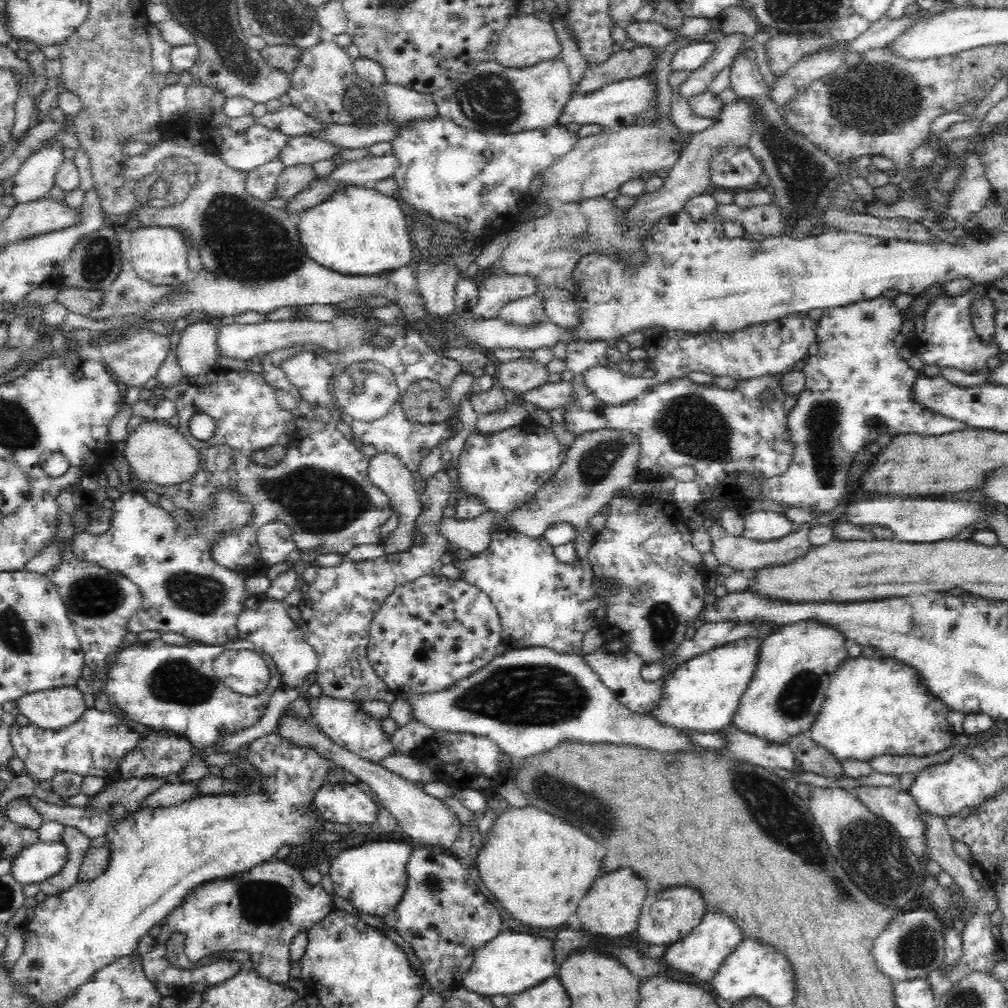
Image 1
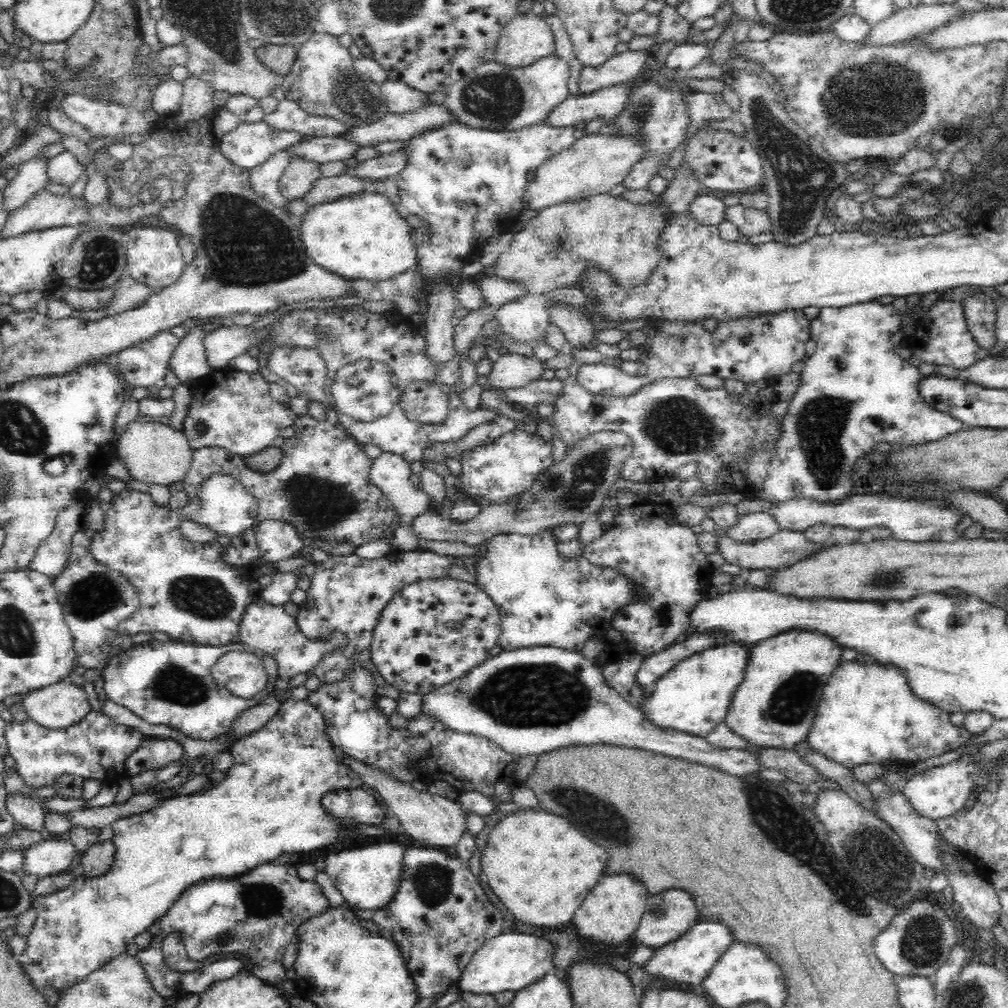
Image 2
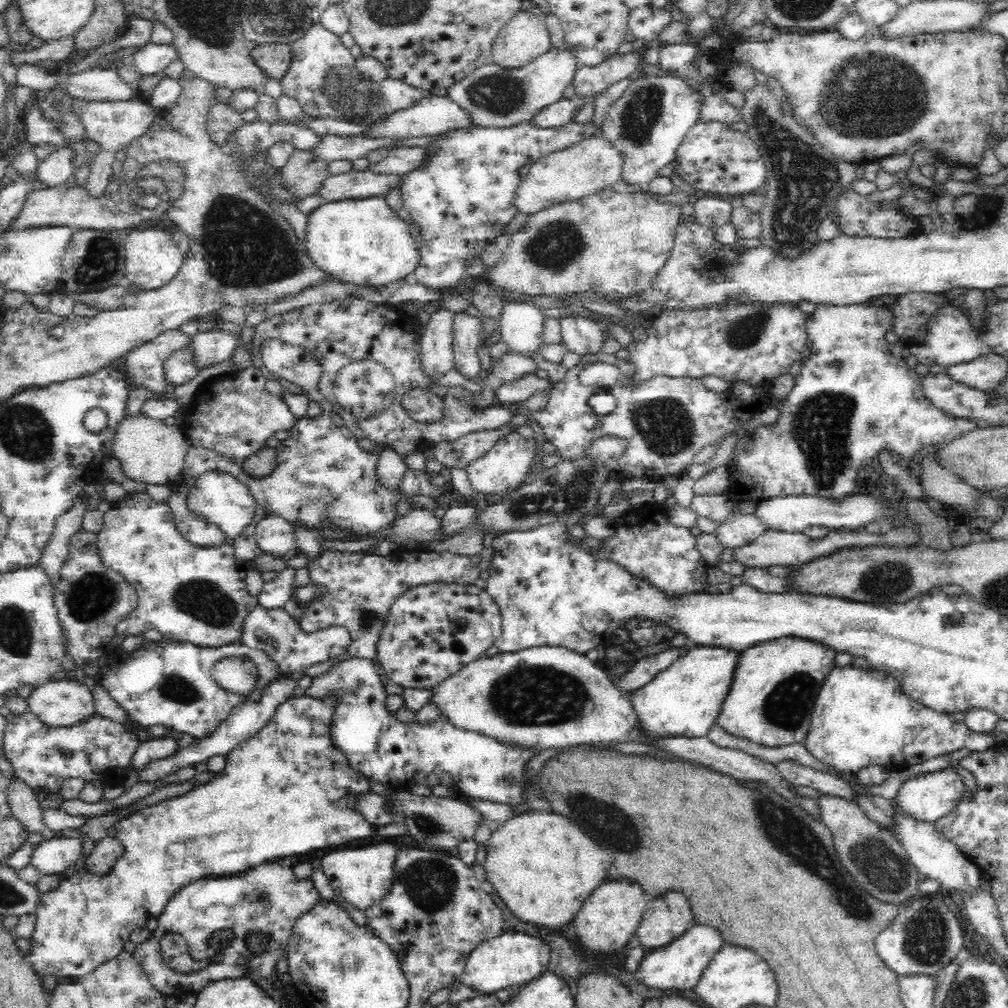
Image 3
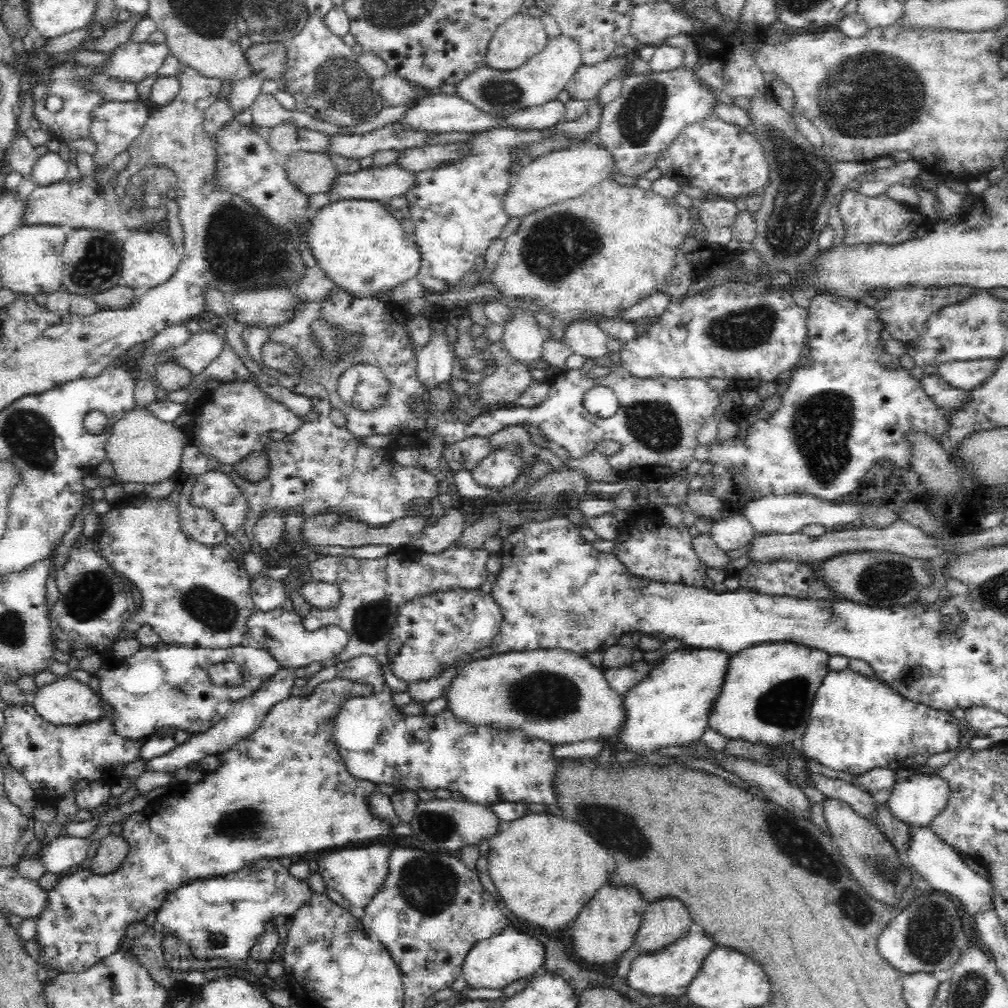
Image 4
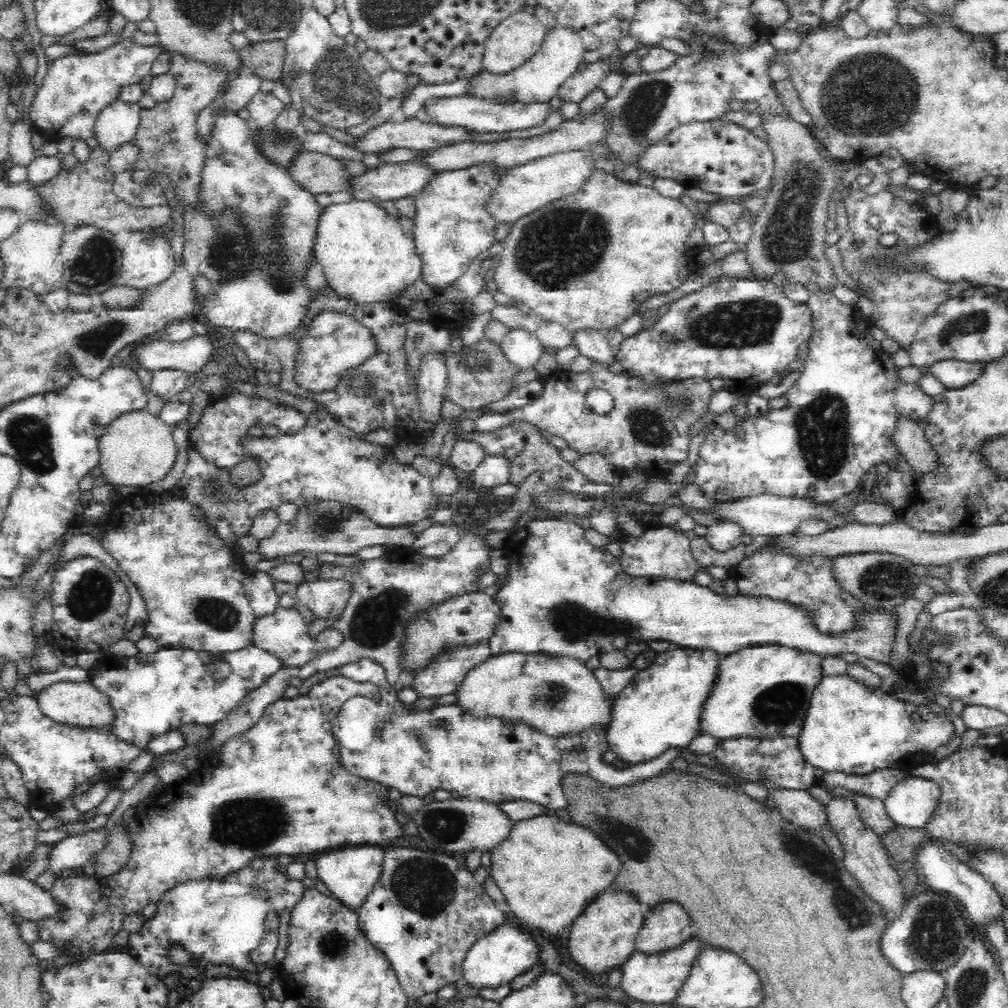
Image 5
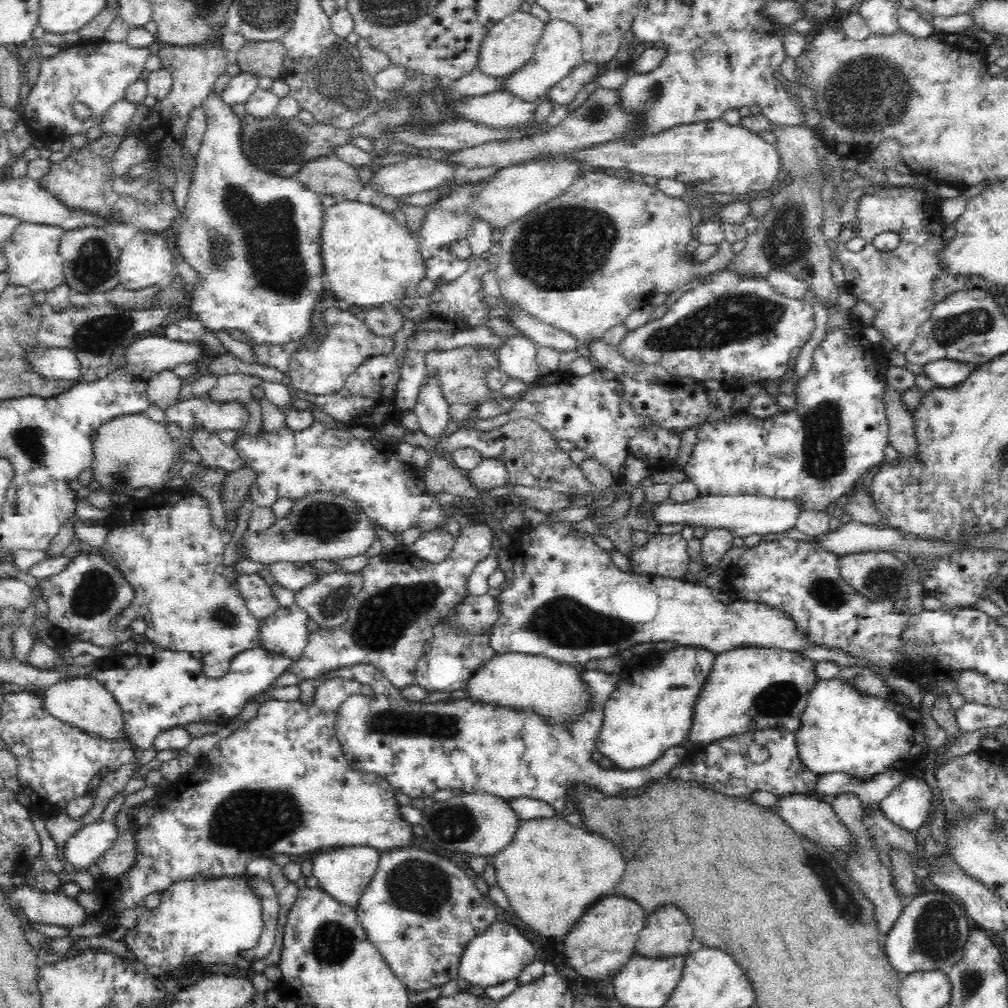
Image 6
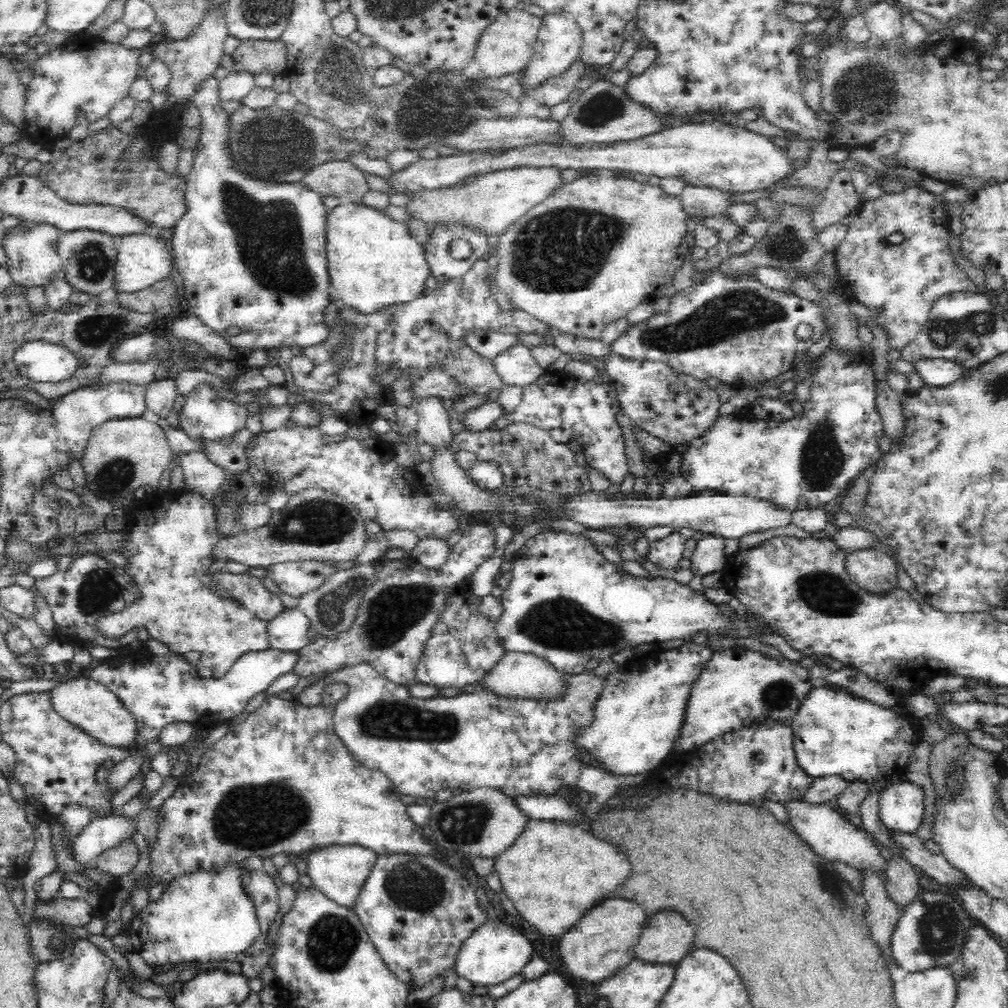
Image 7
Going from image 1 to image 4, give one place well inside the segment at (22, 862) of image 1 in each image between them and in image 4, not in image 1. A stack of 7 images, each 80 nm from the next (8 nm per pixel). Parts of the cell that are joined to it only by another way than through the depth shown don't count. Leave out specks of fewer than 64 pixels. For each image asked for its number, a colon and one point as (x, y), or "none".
2: (46, 857)
3: (52, 856)
4: (62, 853)

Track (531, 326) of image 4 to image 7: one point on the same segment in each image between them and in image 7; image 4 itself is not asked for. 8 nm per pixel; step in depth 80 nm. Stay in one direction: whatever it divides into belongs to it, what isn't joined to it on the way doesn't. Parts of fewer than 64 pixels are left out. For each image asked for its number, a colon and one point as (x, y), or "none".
5: (521, 349)
6: (517, 360)
7: (516, 366)

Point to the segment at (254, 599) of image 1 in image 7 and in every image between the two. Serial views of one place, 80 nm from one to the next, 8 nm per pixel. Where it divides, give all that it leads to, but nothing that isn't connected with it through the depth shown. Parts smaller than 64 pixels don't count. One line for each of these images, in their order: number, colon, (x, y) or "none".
2: (270, 629)
3: (274, 631)
4: (281, 632)
5: (284, 633)
6: (285, 631)
7: (288, 631)

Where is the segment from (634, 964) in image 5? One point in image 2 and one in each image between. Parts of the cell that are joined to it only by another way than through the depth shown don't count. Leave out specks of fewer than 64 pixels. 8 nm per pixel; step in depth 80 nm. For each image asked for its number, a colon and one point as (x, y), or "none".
2: (686, 960)
3: (677, 966)
4: (667, 972)

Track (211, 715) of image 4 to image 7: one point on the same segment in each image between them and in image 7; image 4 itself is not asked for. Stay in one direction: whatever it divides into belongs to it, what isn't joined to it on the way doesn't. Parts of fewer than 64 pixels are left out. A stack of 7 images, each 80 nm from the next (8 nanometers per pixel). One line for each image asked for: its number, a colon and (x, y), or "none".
5: (153, 693)
6: (166, 689)
7: (158, 690)

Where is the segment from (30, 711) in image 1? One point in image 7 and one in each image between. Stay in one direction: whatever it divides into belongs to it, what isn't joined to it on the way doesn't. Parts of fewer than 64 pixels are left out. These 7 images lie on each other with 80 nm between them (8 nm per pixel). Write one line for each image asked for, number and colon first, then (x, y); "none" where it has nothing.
2: (60, 705)
3: (63, 703)
4: (66, 701)
5: (79, 704)
6: (84, 703)
7: (86, 704)

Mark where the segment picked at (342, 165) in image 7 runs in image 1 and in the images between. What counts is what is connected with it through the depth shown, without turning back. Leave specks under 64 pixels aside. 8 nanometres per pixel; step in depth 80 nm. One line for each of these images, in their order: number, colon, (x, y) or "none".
1: (294, 178)
2: (300, 174)
3: (303, 173)
4: (312, 173)
5: (321, 174)
6: (329, 175)

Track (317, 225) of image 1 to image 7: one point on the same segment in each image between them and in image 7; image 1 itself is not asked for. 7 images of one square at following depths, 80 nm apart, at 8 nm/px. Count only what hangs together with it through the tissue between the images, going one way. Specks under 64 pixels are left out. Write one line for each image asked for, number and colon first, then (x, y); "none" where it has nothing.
2: (362, 237)
3: (363, 242)
4: (358, 244)
5: (367, 258)
6: (371, 260)
7: (374, 264)

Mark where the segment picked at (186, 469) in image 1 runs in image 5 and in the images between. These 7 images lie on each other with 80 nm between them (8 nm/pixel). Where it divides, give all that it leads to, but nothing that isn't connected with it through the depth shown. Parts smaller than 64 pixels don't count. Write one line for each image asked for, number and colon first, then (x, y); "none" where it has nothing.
2: (155, 453)
3: (150, 452)
4: (141, 449)
5: (136, 449)

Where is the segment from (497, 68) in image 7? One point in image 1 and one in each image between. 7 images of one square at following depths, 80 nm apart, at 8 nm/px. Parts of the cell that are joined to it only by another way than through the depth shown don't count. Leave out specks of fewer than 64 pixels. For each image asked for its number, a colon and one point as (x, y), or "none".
1: (526, 40)
2: (527, 37)
3: (525, 36)
4: (516, 40)
5: (515, 39)
6: (508, 46)

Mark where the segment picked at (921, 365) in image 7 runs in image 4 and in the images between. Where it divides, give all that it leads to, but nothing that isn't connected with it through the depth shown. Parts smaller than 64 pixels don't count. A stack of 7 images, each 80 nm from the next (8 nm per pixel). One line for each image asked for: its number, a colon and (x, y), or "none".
4: (963, 375)
5: (952, 374)
6: (943, 373)

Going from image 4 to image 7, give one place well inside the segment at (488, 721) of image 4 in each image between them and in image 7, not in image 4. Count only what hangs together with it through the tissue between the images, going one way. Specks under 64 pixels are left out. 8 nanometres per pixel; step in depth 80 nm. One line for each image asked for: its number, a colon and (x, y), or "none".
5: (558, 695)
6: (522, 680)
7: (518, 674)

